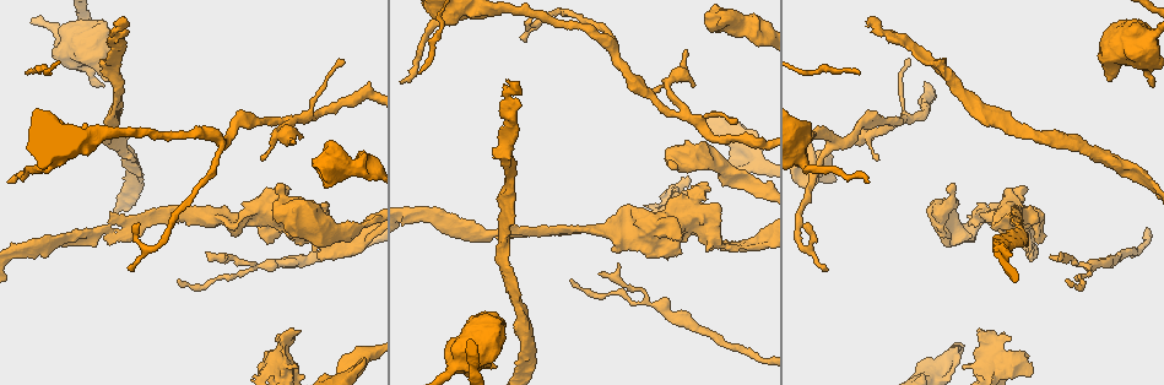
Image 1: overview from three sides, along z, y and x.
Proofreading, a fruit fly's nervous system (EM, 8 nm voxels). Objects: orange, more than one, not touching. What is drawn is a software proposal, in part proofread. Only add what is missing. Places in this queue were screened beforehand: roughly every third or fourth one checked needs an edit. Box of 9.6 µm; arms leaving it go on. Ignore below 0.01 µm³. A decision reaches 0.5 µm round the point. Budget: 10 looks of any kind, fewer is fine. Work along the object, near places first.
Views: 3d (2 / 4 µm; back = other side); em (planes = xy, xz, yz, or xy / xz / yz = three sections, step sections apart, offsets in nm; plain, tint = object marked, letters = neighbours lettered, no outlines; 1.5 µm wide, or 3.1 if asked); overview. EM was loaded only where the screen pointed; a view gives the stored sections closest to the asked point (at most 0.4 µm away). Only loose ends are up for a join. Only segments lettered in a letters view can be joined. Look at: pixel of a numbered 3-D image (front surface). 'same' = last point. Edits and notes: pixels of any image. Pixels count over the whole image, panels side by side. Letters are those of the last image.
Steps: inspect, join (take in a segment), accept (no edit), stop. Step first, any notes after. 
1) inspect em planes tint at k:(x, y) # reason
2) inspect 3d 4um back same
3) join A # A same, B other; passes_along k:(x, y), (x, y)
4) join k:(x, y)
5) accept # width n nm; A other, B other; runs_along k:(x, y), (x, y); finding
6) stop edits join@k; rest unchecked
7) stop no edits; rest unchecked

inspect em planes letters at 1:(105, 78) # free end

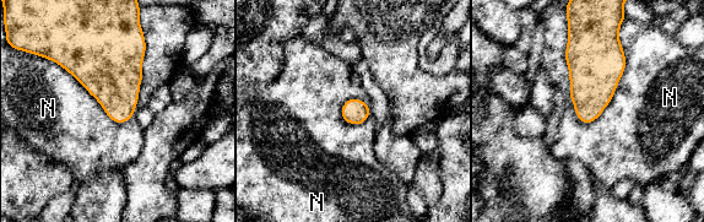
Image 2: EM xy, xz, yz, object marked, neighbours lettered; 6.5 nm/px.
accept # N other; no lettered segment goes on from it

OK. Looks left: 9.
inspect 3d 2um back at 1:(917, 58) # branch stops here

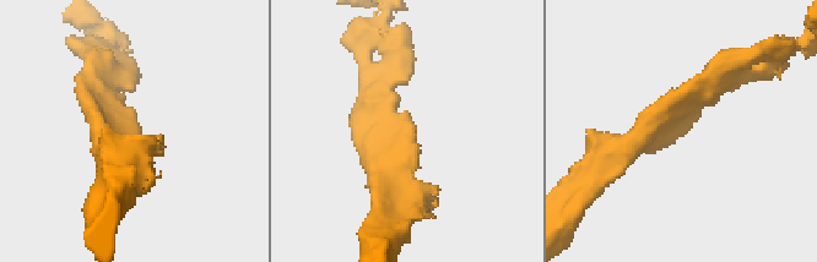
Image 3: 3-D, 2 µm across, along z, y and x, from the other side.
inspect em planes letters at 3:(689, 126) # arm_widths 190, 280 nm; shape alone is not enough

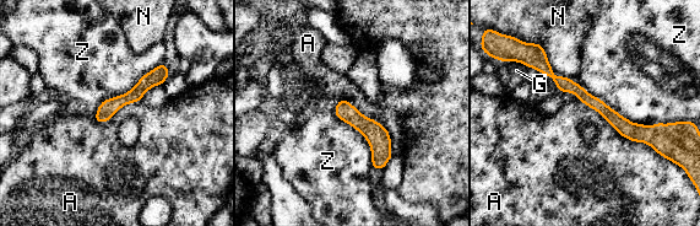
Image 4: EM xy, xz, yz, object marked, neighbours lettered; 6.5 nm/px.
accept # A other, G other, N other, Z other; runs_along 4:(536, 65), (654, 141); no lettered segment goes on from it

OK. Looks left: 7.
inspect em xz step 8 tint at 1:(265, 242) # branch stops here

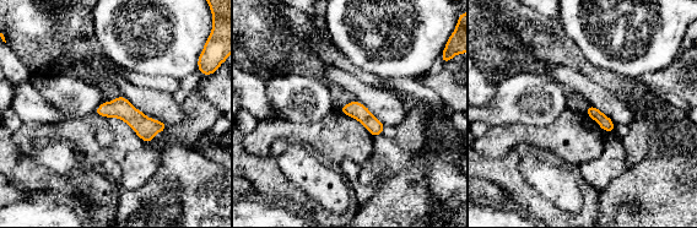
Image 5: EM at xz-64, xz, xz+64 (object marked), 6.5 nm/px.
inspect em xz step 8 letters same # what lies round it

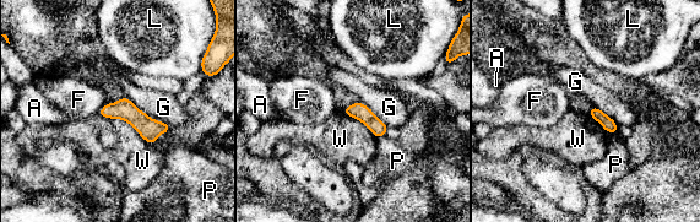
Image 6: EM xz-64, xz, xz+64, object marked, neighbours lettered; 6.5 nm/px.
accept # longest_contact W 400 nm; A other, F other, G other, L other, P other, W other; runs_along 6:(103, 112), (166, 128); none of them fits

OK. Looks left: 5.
inspect 3d 2um at 1:(925, 359)

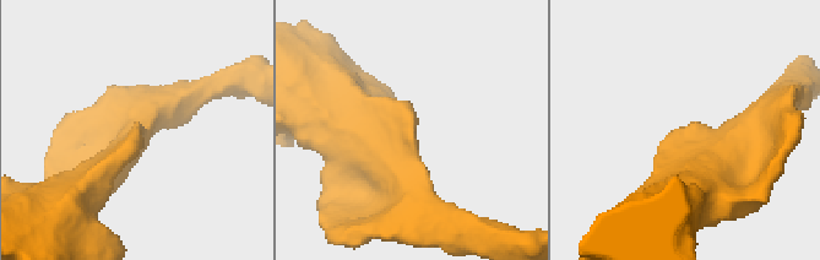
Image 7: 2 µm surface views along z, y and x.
inspect em planes tint at 7:(409, 130)

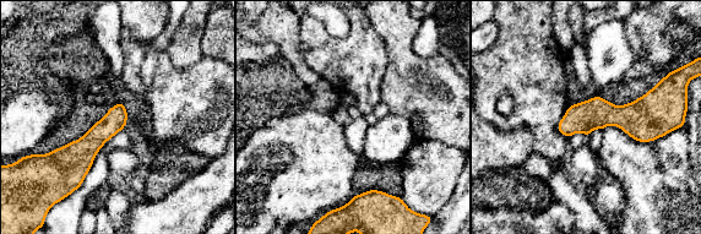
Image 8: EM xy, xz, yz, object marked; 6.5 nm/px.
inspect em planes letters same

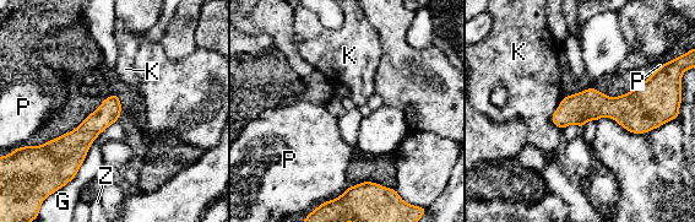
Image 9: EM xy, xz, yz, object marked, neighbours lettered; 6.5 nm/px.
accept # width 150 nm; G other, K other, P other, Z other; border 9:(563, 98), (552, 115), (560, 129); no lettered segment goes on from it

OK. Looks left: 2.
stop no edits; rest unchecked

